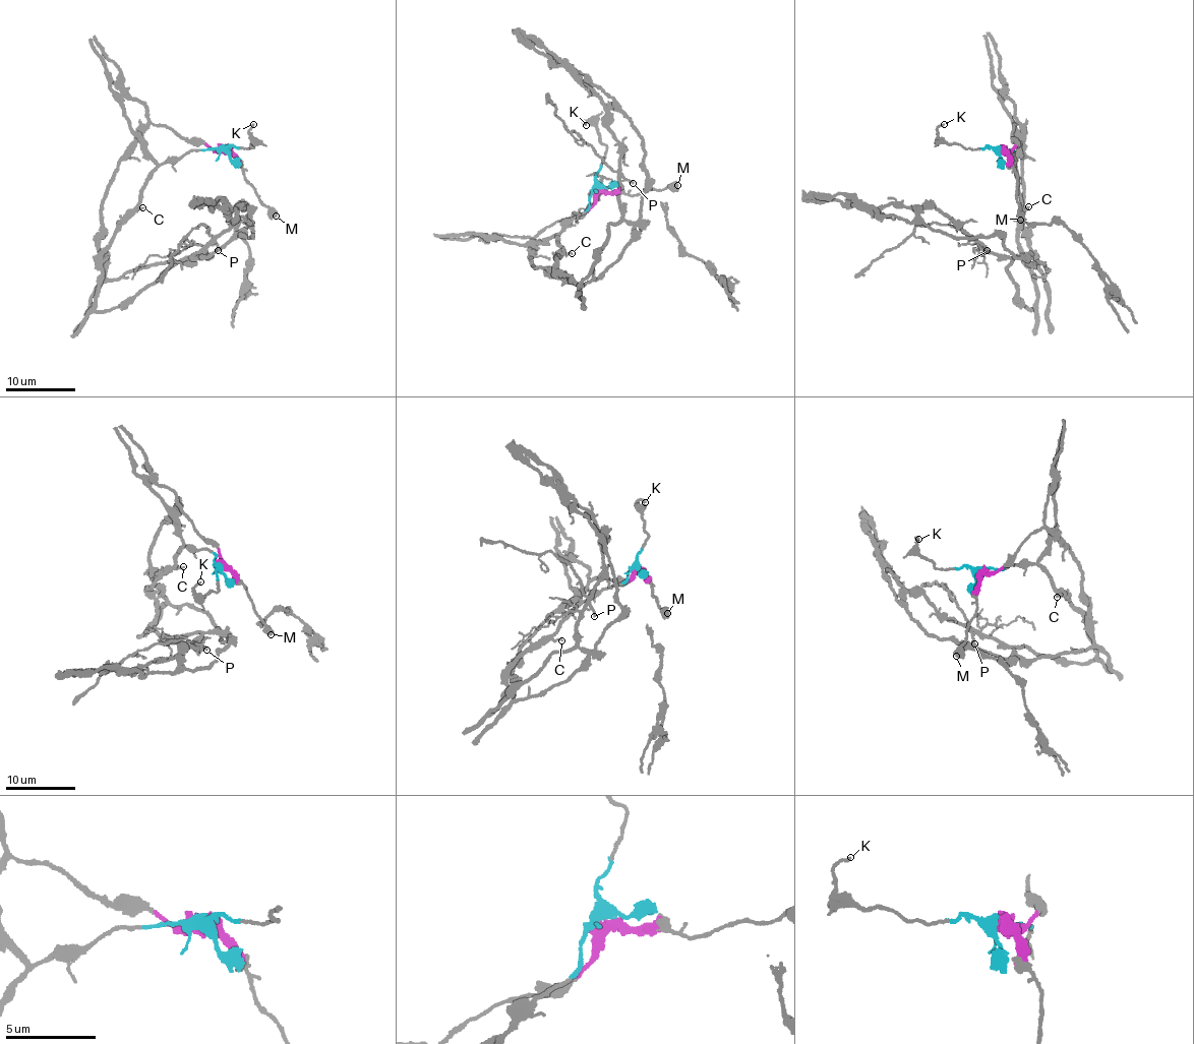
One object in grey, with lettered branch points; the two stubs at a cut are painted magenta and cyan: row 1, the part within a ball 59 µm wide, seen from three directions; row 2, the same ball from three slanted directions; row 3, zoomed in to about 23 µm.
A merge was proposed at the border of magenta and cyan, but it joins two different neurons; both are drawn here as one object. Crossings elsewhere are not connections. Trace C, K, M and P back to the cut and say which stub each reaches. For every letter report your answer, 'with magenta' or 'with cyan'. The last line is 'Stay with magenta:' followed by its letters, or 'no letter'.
C: with cyan
K: with cyan
M: with magenta
P: with cyan
Stay with magenta: M

